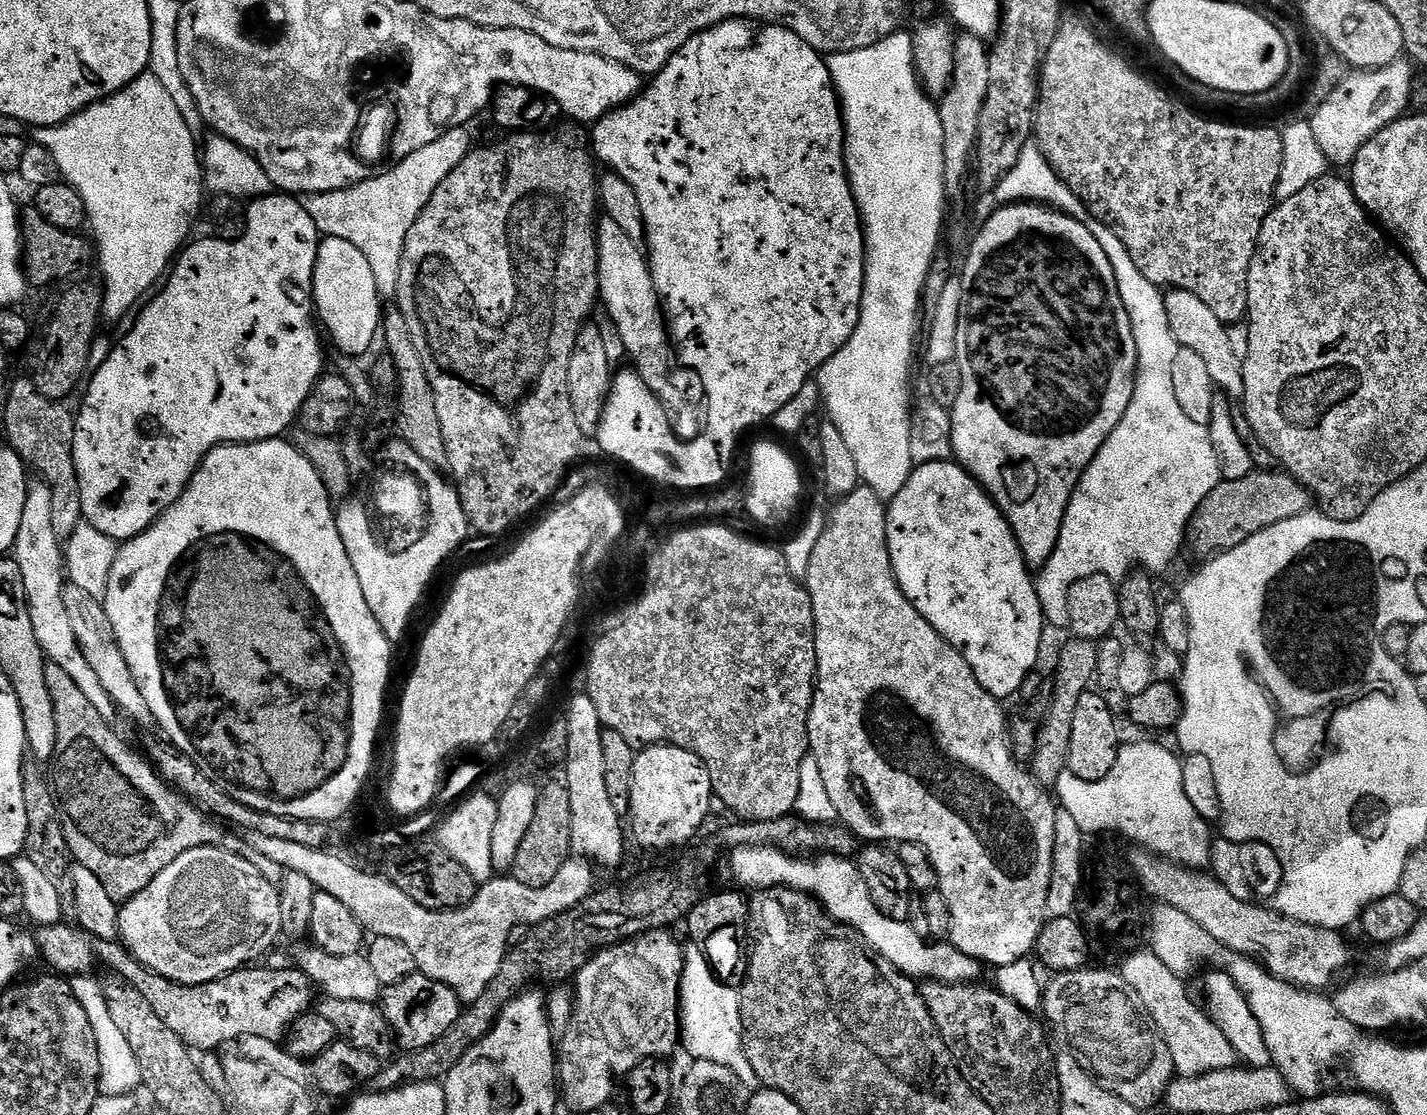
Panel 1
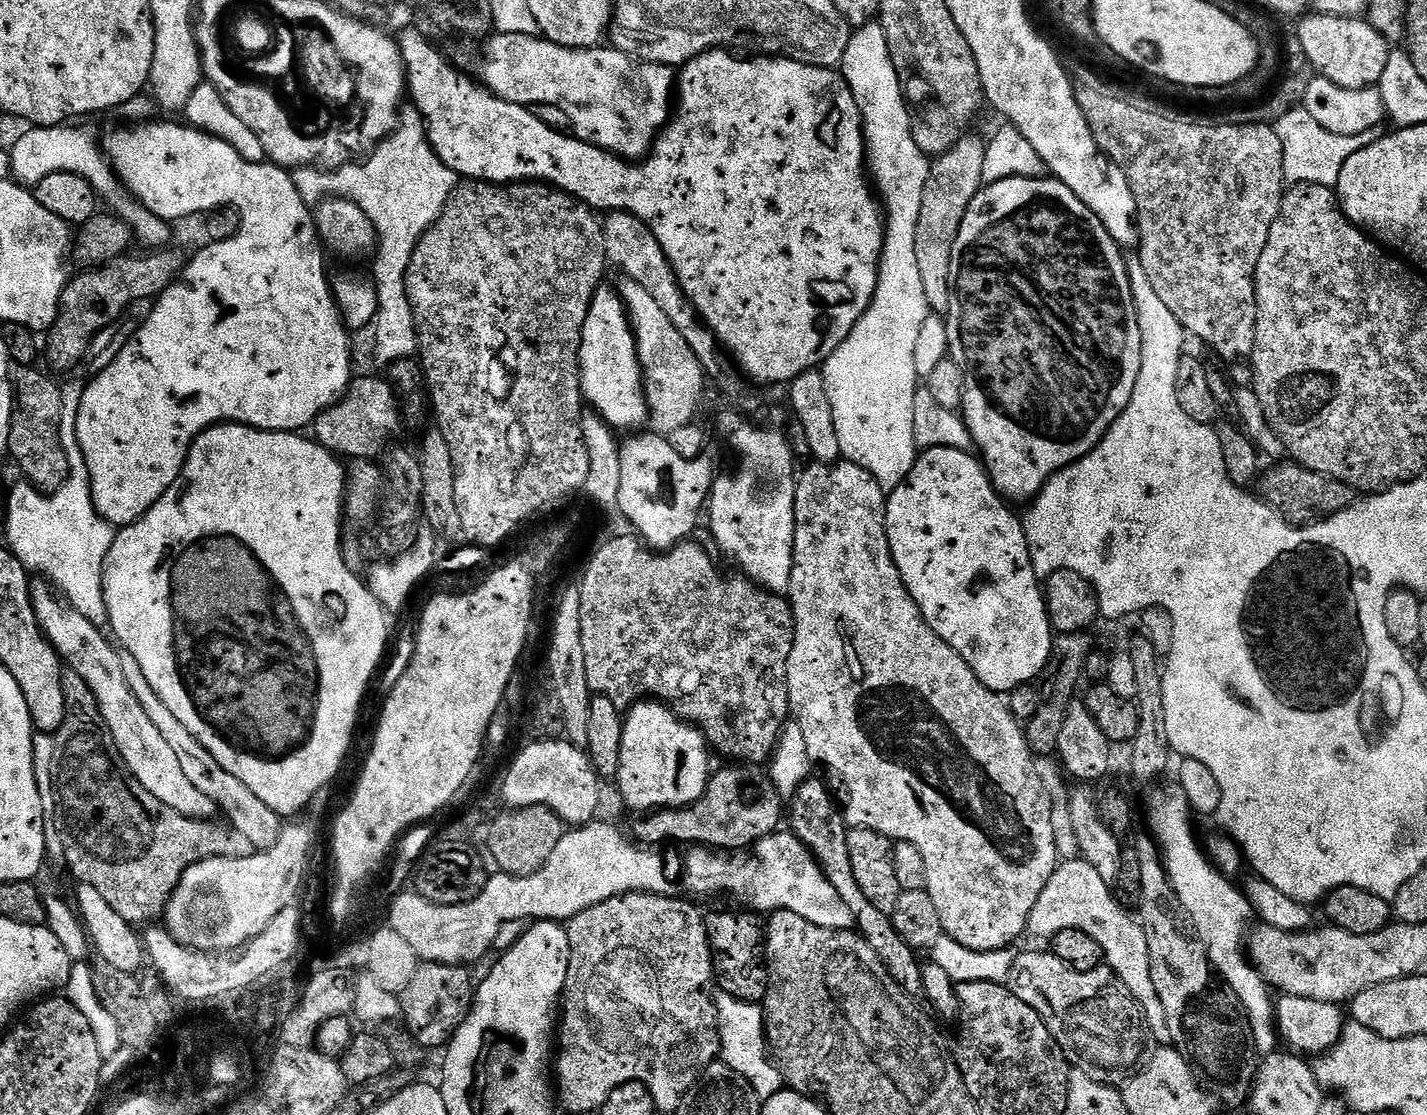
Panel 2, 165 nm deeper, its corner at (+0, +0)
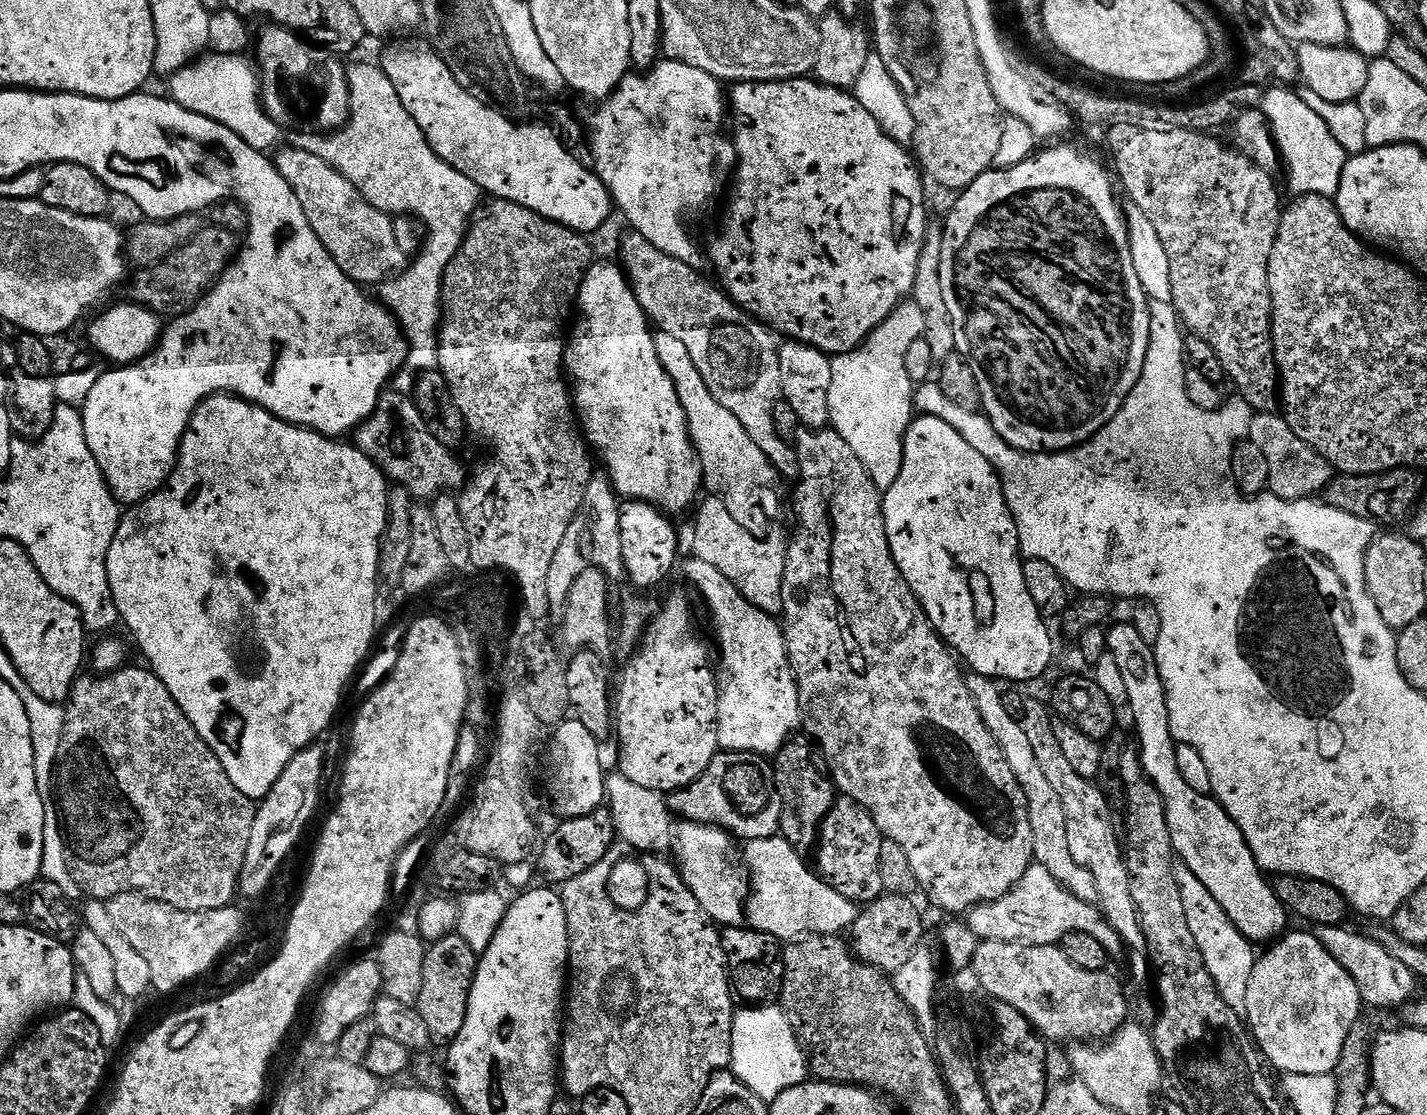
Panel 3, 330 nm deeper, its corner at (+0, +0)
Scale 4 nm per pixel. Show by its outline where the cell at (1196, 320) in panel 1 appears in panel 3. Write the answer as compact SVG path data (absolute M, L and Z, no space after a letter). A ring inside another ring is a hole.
M1276 412L1253 415L1247 439L1252 440L1254 446L1258 446L1258 450L1262 450L1270 466L1267 491L1271 495L1283 500L1310 500L1319 497L1332 481L1334 475L1332 465L1322 458L1322 454L1318 454L1310 445L1302 442L1298 434L1294 434L1294 430L1283 415Z

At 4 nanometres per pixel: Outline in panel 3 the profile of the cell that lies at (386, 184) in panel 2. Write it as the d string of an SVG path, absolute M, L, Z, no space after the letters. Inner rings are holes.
M375 63L360 64L346 72L346 83L350 103L348 121L343 128L327 134L297 135L294 147L306 150L306 154L314 154L314 158L322 158L326 166L338 170L338 174L342 174L342 178L346 178L346 182L350 182L350 186L354 186L354 190L370 202L370 206L389 214L409 212L428 227L428 237L420 248L420 257L378 288L379 299L398 321L408 342L403 374L393 376L390 384L403 396L411 396L416 377L421 372L436 368L436 341L442 319L440 295L446 266L450 266L454 254L458 254L462 246L471 218L482 203L482 193L474 181L466 178L466 174L438 158L418 122L414 122L406 106L402 106L402 98L398 98L394 82L386 78L380 67Z

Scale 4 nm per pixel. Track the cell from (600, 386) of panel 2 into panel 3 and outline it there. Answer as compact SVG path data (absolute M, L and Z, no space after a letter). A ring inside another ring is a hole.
M593 263L580 287L578 312L579 308L580 321L566 340L564 368L574 393L574 411L587 443L600 451L603 467L616 487L617 496L628 502L640 500L643 504L653 504L666 514L691 509L701 495L704 471L688 436L688 423L682 402L678 402L678 390L674 390L670 374L666 374L662 362L658 362L650 321L642 306L638 306L638 298L634 298L632 285L619 263Z

